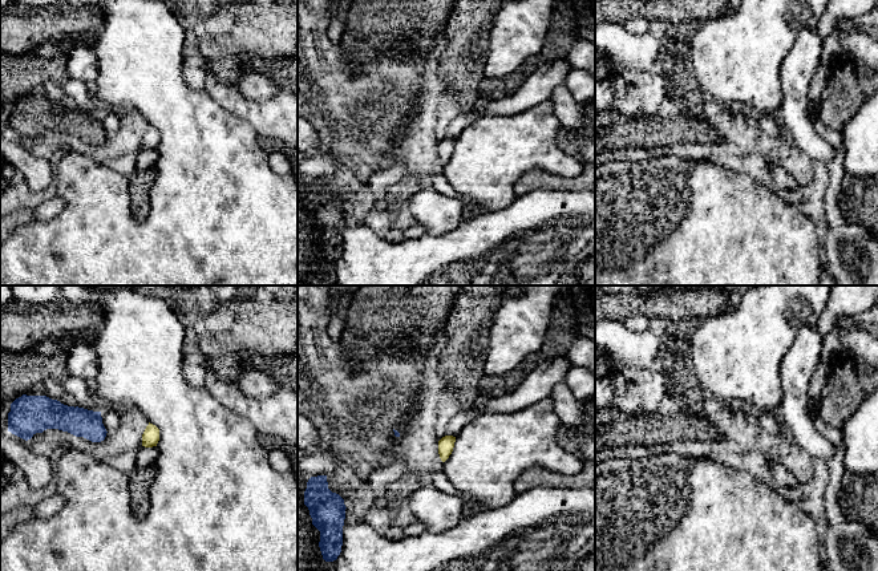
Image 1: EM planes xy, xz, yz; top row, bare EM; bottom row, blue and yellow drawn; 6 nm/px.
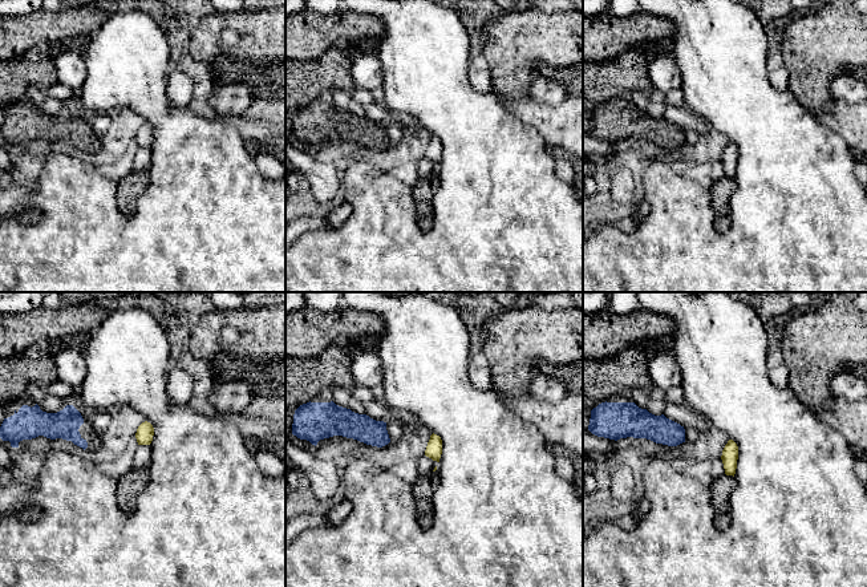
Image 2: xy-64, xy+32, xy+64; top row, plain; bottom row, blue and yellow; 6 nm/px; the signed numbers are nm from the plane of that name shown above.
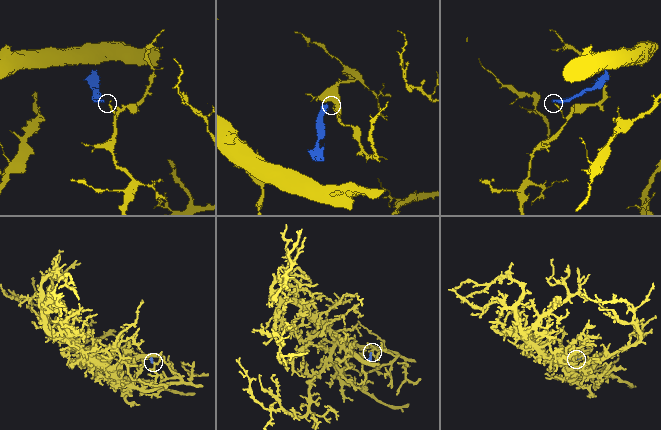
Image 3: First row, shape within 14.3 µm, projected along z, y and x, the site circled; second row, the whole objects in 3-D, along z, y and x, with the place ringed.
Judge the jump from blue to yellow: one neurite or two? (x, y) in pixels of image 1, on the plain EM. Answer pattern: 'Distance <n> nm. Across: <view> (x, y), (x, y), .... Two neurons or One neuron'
Distance 220 nm. Across: xy (106, 134), (142, 137). Two neurons

